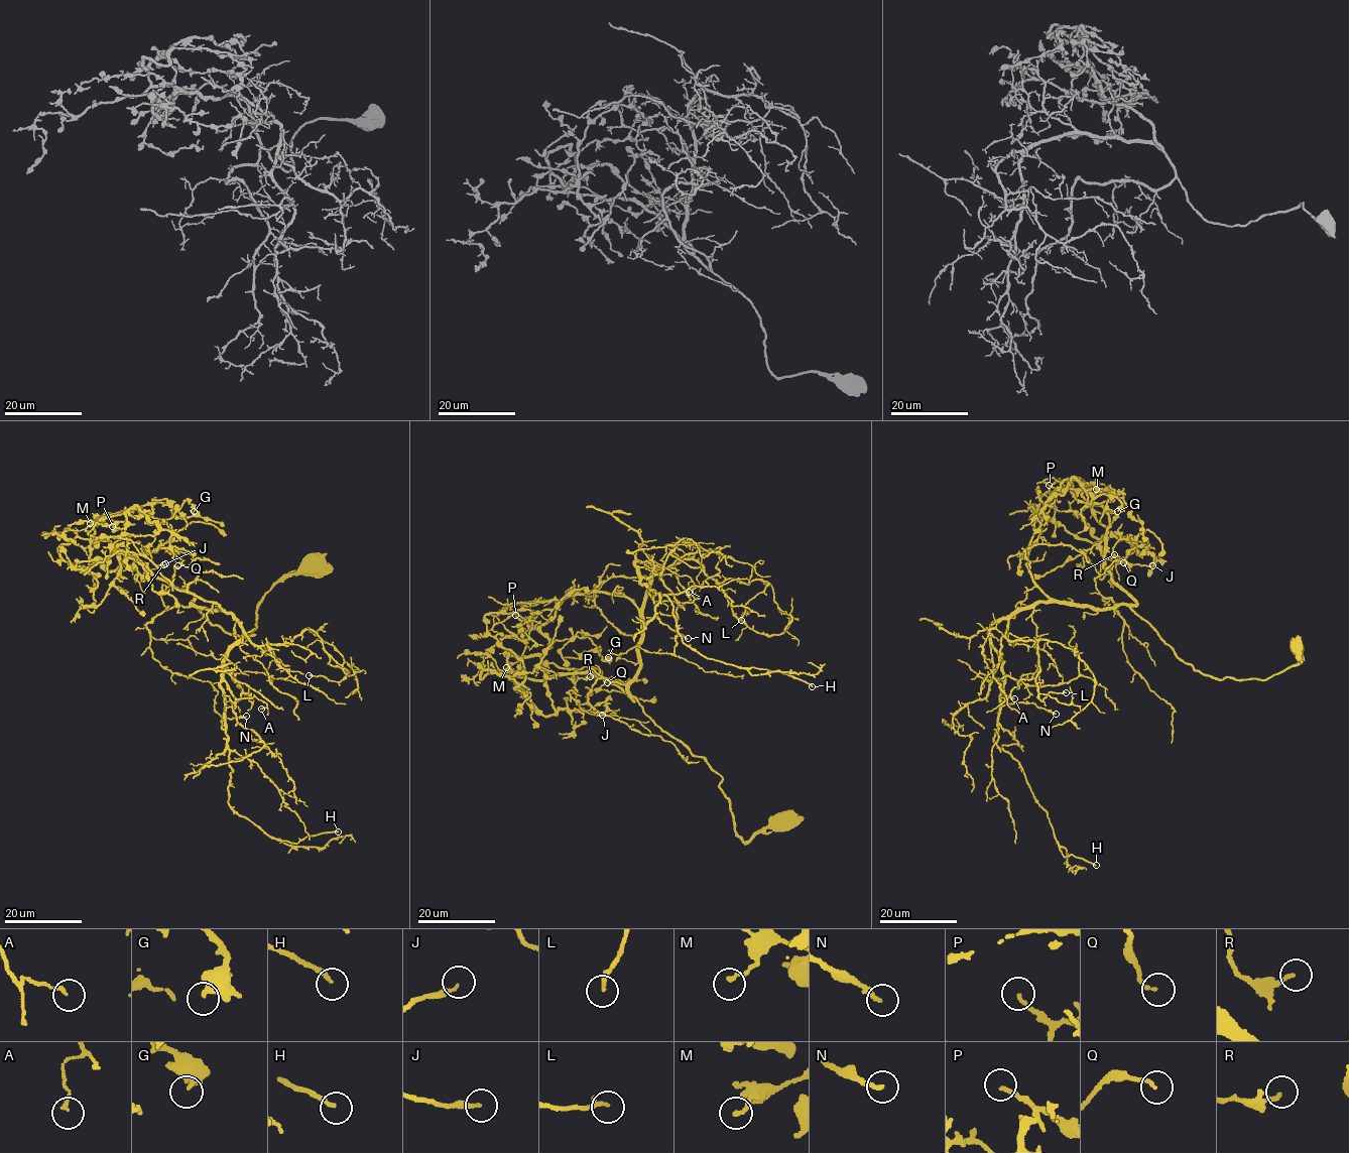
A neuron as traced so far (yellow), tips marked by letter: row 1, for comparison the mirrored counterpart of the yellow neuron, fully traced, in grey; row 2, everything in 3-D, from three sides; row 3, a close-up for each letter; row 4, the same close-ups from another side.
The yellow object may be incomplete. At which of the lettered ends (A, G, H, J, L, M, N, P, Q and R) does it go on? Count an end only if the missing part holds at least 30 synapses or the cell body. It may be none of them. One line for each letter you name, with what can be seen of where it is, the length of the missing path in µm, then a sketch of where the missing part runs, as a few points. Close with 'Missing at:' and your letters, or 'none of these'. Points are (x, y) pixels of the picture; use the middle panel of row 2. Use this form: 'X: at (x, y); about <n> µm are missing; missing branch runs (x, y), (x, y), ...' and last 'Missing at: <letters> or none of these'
N: at (688, 638); about 40 µm are missing; missing branch runs (688, 638), (687, 650), (708, 667), (770, 683), (788, 700)
Missing at: N

